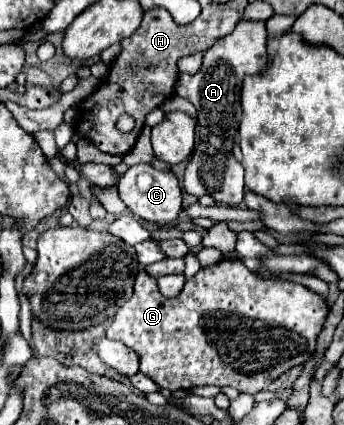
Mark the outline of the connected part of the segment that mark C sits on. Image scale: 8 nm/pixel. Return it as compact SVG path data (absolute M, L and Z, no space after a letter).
M150 164L130 166L118 180L118 192L122 202L132 210L136 218L154 222L158 226L172 226L182 210L182 188L178 178L170 170L156 170Z

